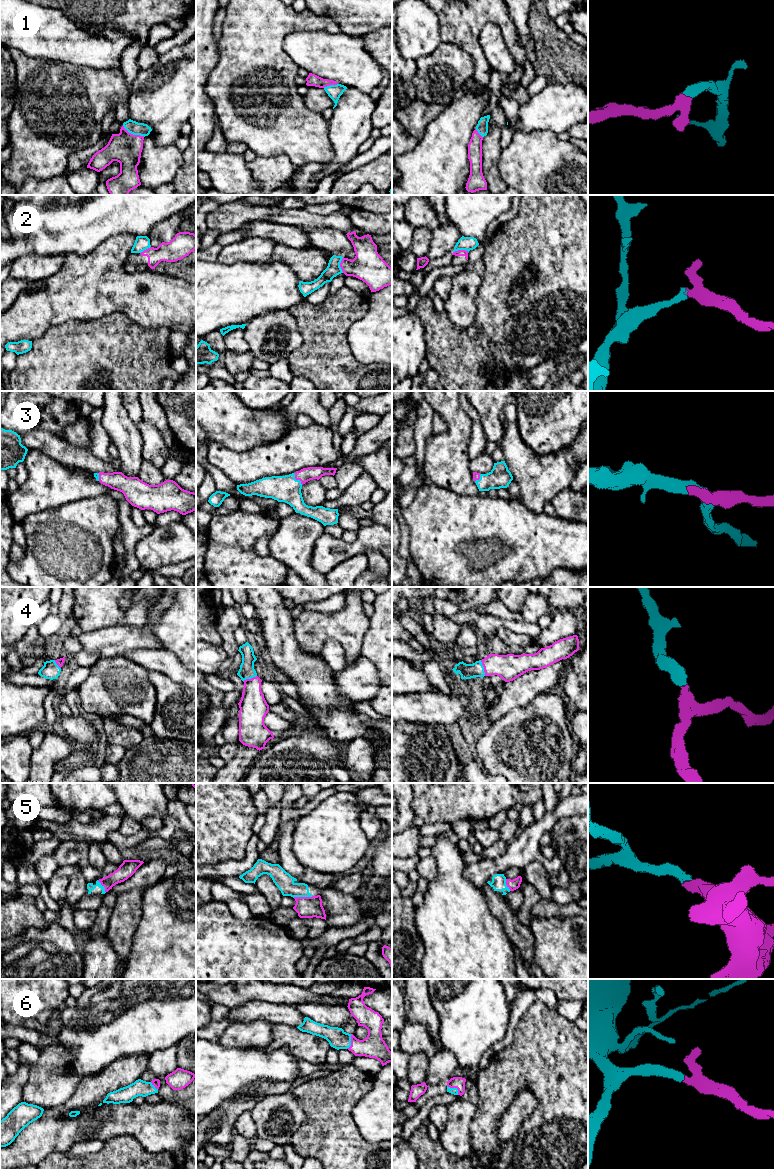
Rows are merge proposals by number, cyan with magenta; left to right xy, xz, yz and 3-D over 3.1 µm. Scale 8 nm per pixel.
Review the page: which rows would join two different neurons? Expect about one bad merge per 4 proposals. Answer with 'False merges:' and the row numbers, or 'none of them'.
False merges: 2

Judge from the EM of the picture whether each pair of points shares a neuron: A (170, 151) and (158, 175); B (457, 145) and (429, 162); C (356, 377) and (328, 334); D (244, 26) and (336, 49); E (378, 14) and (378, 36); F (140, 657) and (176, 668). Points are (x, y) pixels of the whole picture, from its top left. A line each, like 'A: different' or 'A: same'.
A: same
B: same
C: same
D: different
E: different
F: same

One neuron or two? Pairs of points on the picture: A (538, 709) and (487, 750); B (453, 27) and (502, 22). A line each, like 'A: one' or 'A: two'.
A: one
B: one

